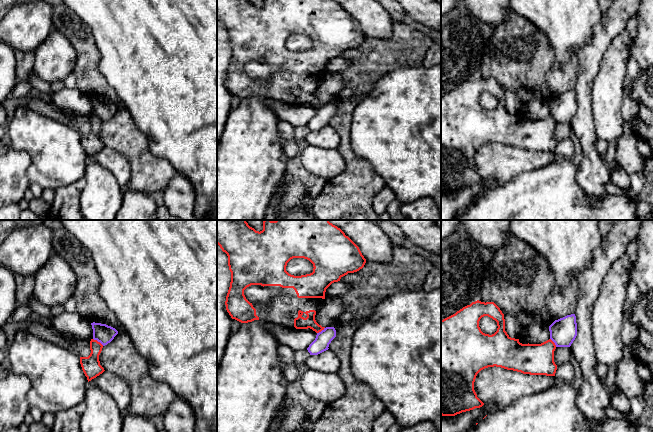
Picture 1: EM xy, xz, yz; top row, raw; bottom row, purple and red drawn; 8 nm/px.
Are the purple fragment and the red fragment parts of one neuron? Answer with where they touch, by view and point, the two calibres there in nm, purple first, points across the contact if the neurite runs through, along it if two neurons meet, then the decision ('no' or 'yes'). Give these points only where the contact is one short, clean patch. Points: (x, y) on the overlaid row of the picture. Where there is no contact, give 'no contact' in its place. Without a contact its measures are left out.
meets purple in xy at (98, 341); 150 nm thick on the purple side, 150 nm on the other; border along xy (93, 338), (103, 345); no

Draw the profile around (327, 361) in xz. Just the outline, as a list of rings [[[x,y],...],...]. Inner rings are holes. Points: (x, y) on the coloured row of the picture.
[[[328,349],[318,355],[310,355],[305,365],[307,369],[336,374],[340,368],[340,360]]]

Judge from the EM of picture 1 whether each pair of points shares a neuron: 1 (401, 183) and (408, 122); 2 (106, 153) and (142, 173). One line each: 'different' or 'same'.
1: same
2: different

